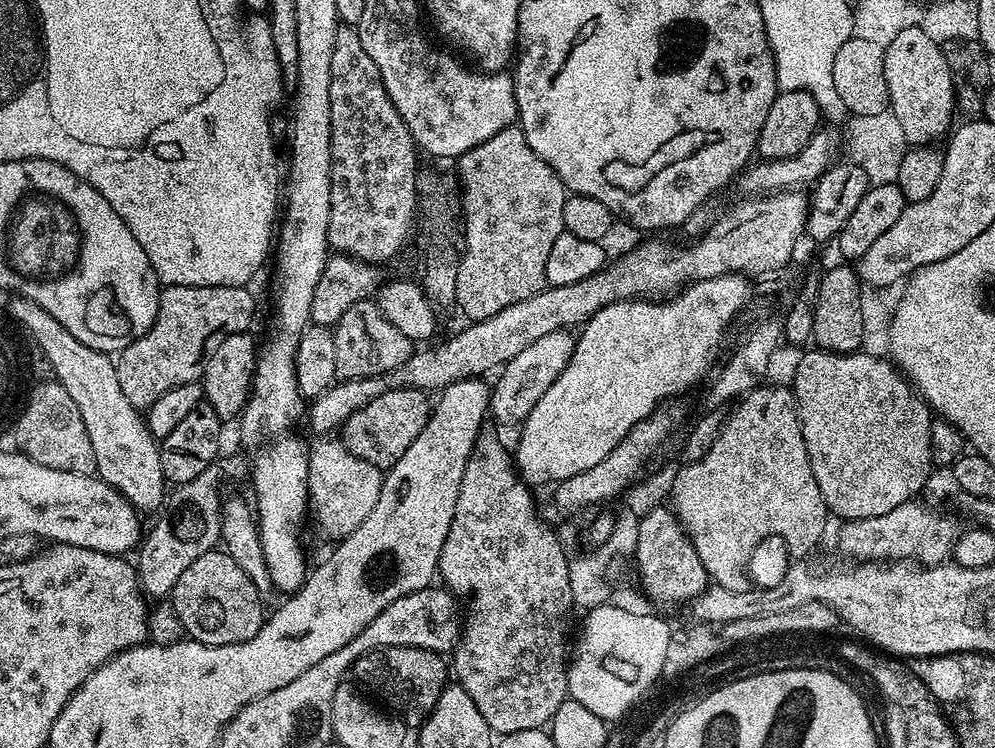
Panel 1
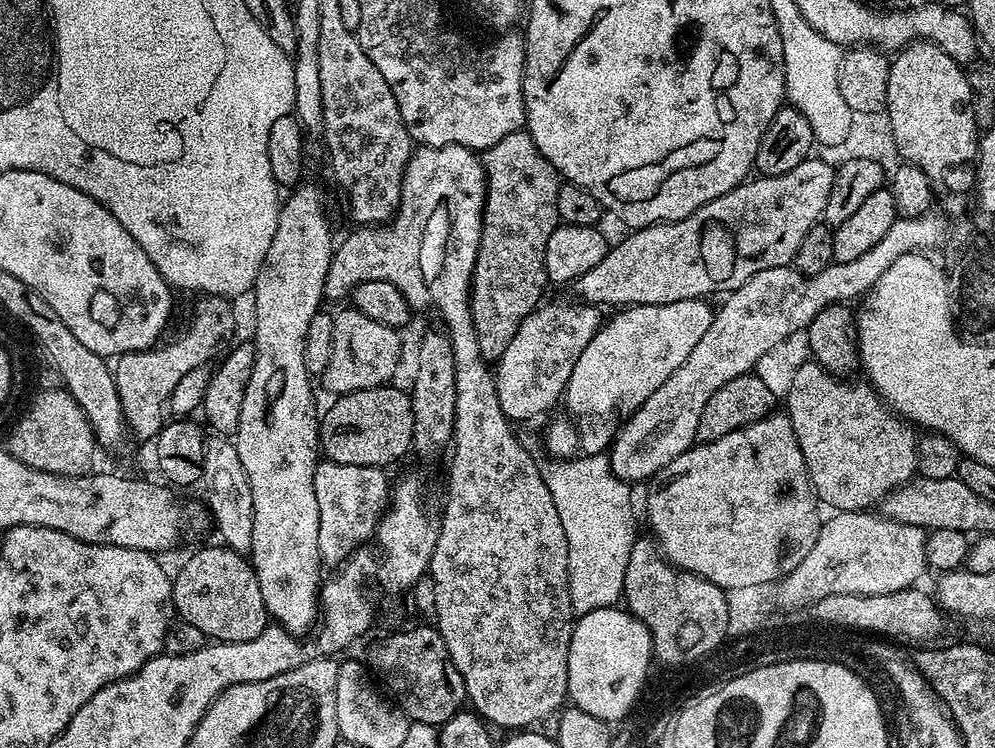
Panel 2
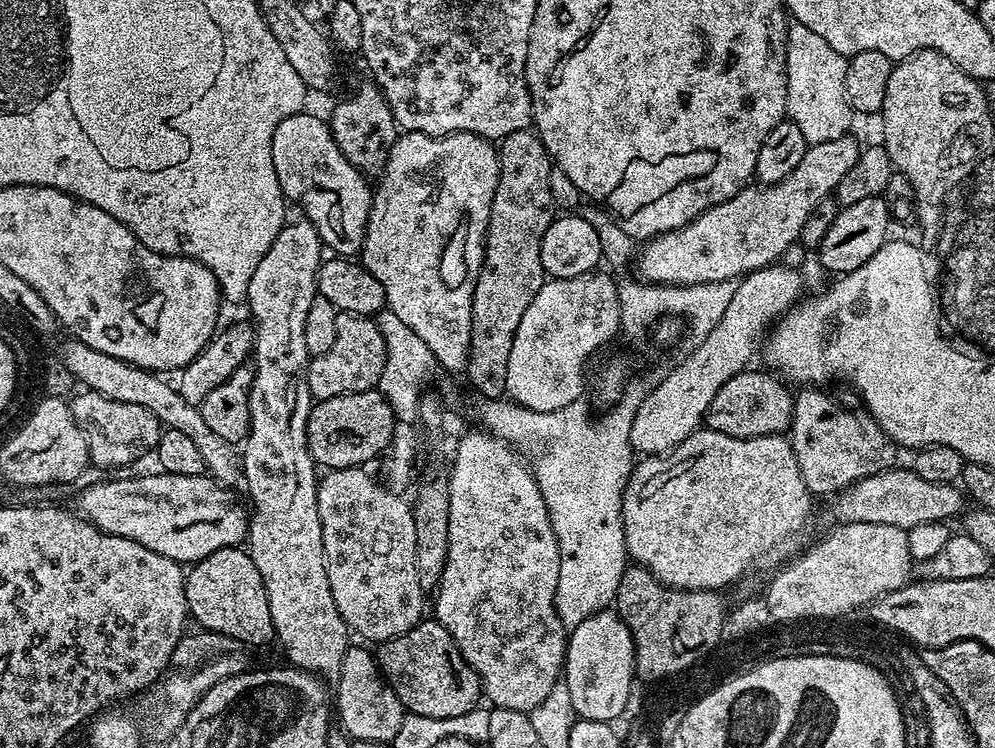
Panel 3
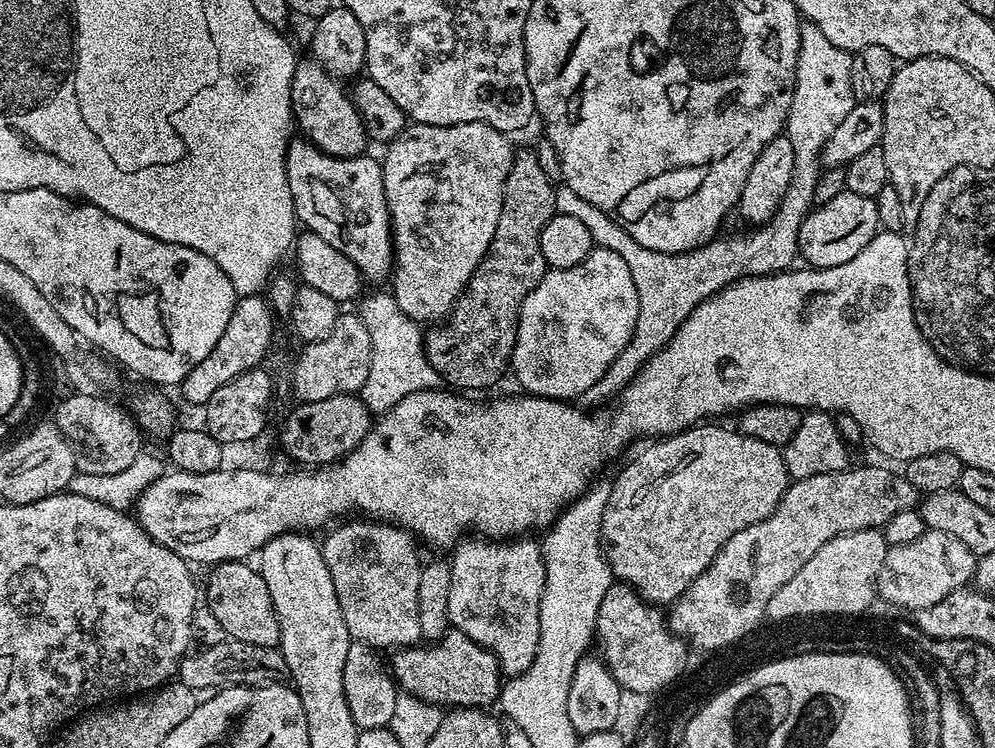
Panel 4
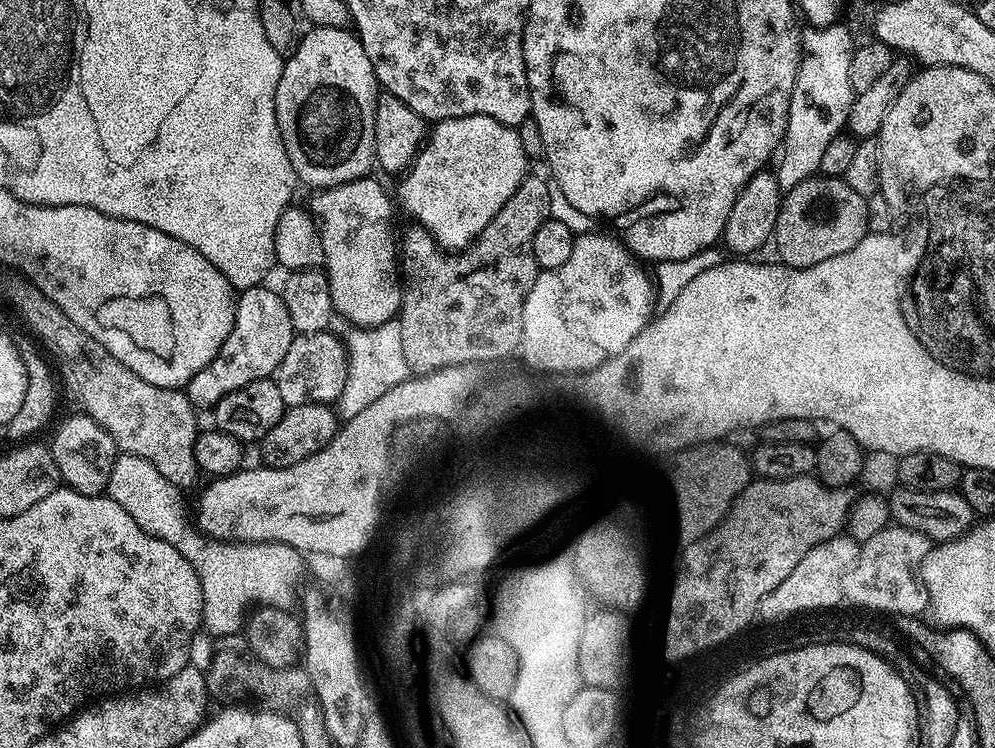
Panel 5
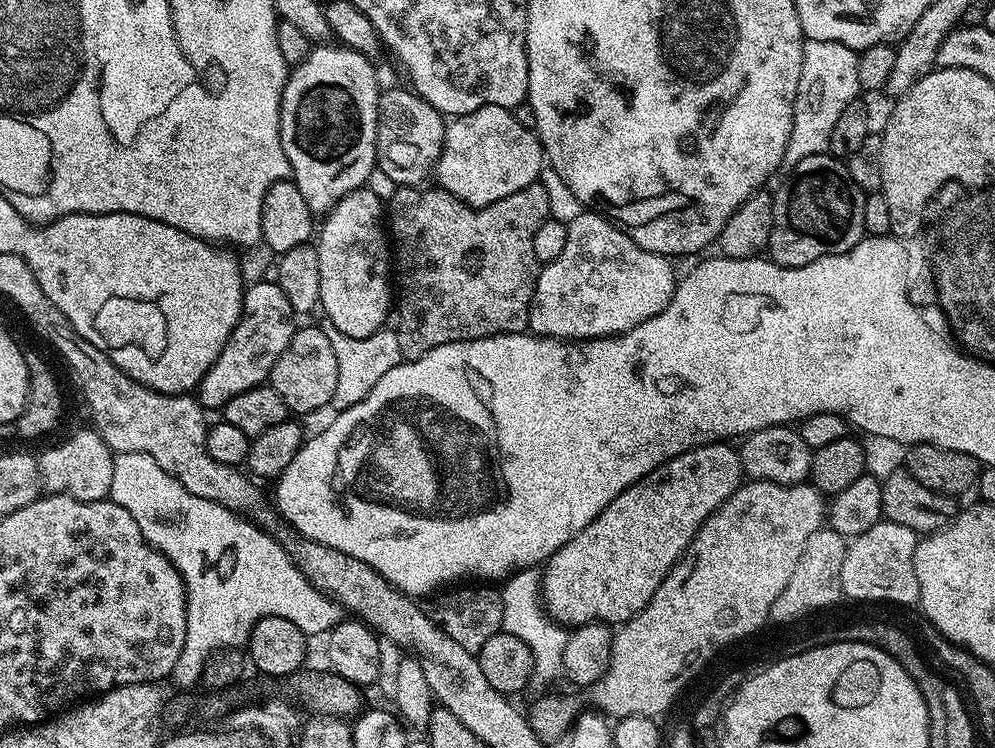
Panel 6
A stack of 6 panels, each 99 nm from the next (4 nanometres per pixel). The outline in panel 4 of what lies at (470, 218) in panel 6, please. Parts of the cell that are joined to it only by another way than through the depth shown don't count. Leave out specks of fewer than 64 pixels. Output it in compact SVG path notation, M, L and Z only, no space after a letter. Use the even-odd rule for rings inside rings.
M528 150L521 156L519 153L512 161L512 175L504 185L502 214L488 253L442 326L433 327L433 332L423 337L424 357L445 385L456 390L488 388L499 382L504 371L509 371L522 302L526 302L526 294L542 282L549 269L542 258L540 235L554 215L557 215L556 188L550 178L542 174L535 151Z

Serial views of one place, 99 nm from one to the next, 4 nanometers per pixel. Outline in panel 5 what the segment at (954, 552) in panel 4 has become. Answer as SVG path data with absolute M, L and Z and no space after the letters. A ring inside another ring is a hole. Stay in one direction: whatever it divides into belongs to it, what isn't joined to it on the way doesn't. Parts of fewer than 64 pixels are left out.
M889 526L863 541L860 561L850 581L851 591L861 609L874 613L896 612L897 617L920 616L930 608L928 591L924 586L921 568L928 557L930 541L918 530Z

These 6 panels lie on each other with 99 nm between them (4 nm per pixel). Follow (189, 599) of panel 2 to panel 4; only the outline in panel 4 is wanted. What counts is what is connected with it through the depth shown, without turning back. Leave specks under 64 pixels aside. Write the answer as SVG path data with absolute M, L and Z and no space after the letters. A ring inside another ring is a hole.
M225 560L223 564L215 565L214 572L224 577L212 592L212 616L220 623L225 637L274 648L280 643L278 614L274 614L274 602L262 574L250 565L243 560Z

